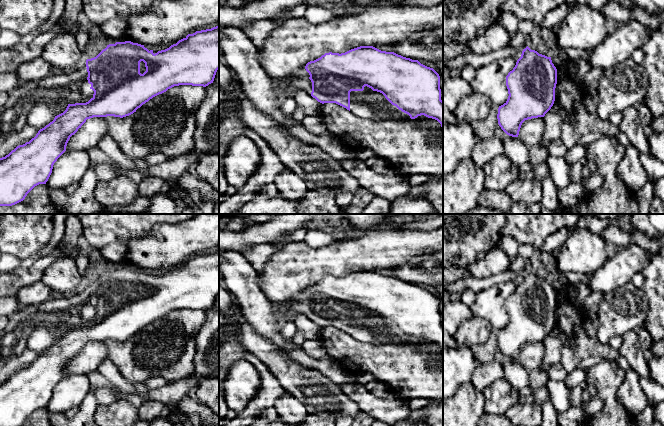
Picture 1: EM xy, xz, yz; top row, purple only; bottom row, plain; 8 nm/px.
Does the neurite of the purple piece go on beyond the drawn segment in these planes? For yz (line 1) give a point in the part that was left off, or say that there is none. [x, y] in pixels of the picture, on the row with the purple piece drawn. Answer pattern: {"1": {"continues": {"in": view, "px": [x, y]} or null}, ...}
{"1": {"continues": null}}

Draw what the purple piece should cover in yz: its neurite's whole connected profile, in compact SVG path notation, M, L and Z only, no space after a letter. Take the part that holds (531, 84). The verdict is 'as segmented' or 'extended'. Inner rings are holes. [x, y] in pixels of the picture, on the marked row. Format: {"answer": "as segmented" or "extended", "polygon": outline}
{"answer": "as segmented", "polygon": "M528 46L506 76L507 101L498 108L498 124L509 136L518 137L525 120L544 117L555 101L557 69L551 57Z"}

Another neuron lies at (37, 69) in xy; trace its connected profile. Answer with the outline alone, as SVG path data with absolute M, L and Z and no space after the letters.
M42 57L23 62L17 69L16 74L24 85L41 81L53 74L53 67Z

